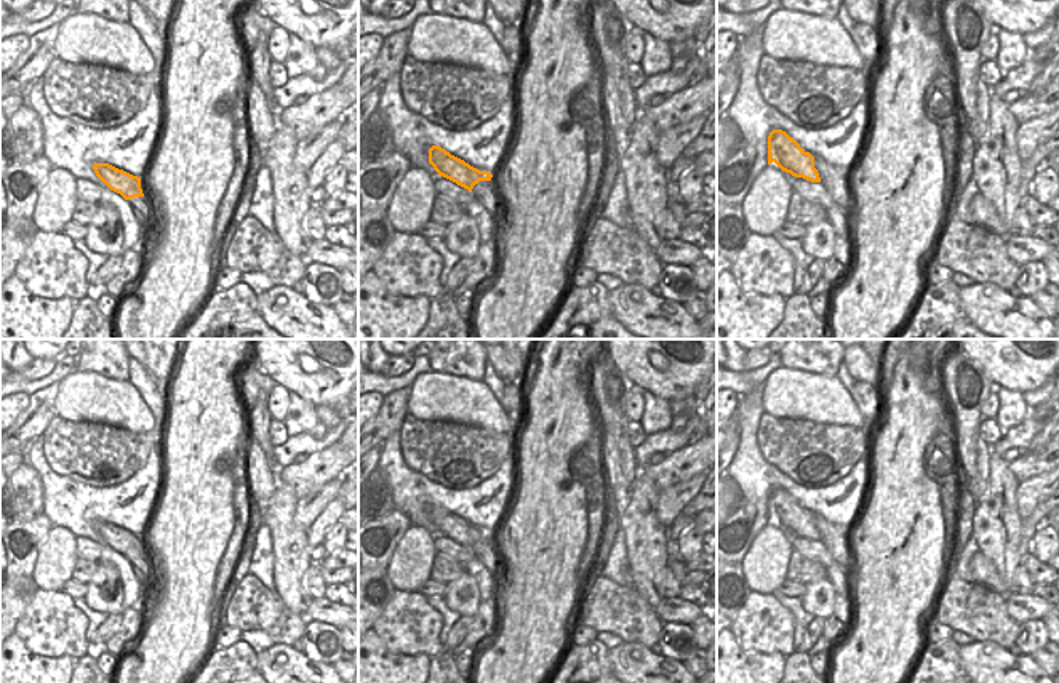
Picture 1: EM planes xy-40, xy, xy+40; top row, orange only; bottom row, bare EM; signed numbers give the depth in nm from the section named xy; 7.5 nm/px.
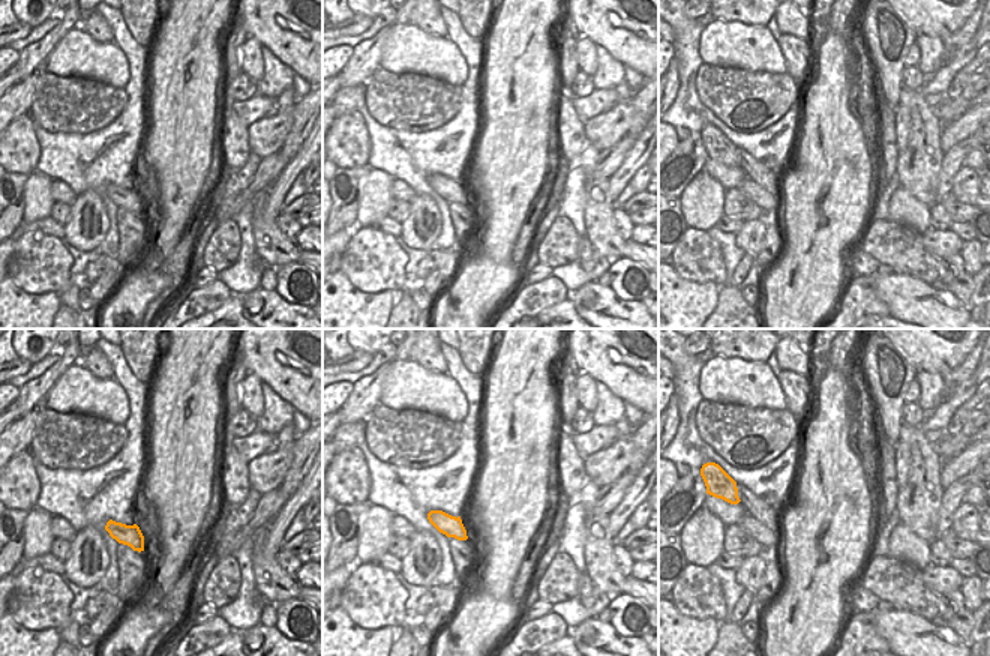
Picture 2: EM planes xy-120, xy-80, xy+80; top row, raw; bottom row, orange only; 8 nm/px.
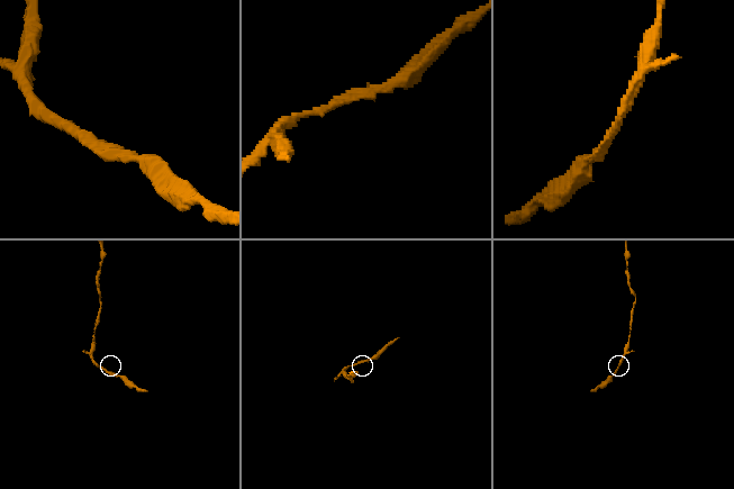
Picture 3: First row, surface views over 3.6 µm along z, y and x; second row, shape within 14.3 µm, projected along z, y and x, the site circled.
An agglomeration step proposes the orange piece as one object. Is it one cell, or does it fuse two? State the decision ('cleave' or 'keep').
cleave

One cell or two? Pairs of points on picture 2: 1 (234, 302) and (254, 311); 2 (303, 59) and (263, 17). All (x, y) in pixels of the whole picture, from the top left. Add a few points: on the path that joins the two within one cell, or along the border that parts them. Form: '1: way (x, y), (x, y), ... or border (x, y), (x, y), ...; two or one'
1: border (245, 294), (242, 312); two
2: way (296, 48), (273, 26); one

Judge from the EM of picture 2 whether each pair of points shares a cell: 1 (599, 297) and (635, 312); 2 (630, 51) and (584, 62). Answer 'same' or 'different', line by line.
1: same
2: different

